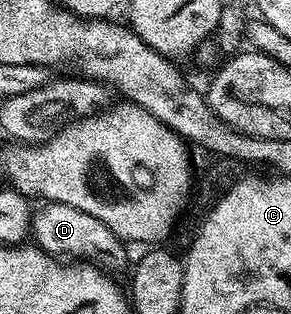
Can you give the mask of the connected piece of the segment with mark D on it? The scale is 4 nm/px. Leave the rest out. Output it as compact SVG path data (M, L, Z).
M42 202L39 207L39 210L37 207L30 216L32 242L38 249L59 260L77 260L82 264L96 266L111 276L127 273L127 243L117 238L112 228L108 228L108 224L100 224L96 216L88 216L88 212L80 212L80 208L72 208L72 204Z

